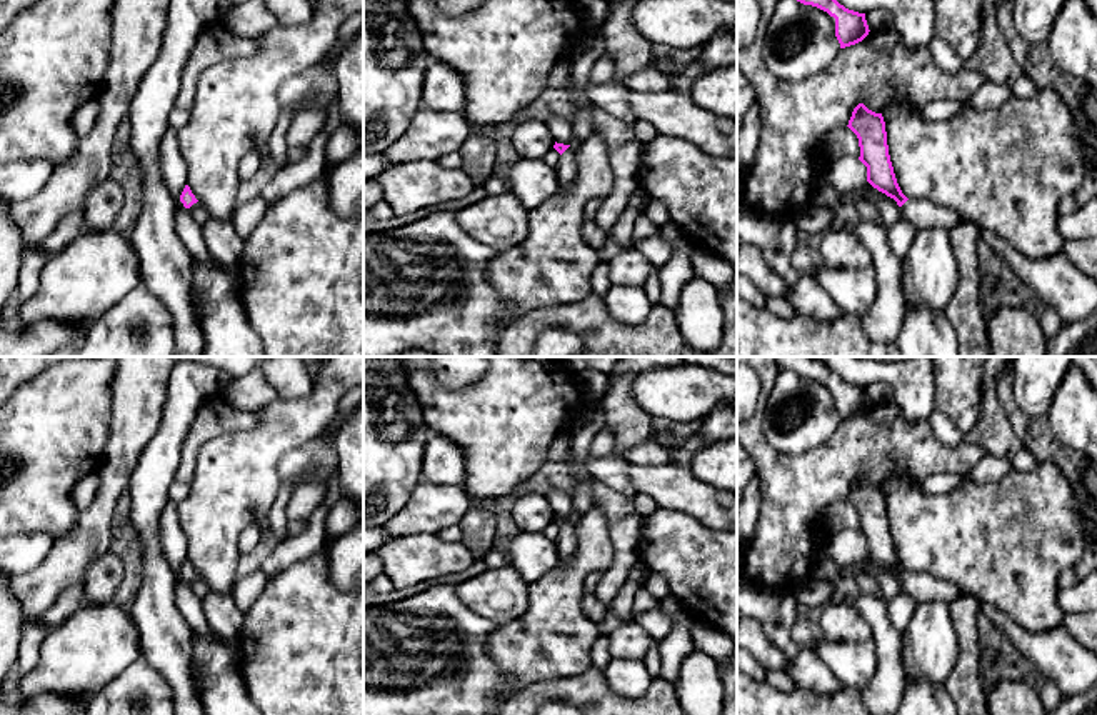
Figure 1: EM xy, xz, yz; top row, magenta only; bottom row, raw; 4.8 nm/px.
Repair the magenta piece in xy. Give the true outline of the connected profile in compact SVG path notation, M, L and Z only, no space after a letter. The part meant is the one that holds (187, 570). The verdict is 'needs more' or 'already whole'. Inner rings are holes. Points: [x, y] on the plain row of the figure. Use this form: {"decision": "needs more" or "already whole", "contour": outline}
{"decision": "needs more", "contour": "M185 558L185 562L183 562L183 565L180 568L180 575L190 585L192 592L198 598L203 598L210 592L207 583L203 582L203 578L198 577L198 573L195 572L195 568L192 567L188 558Z"}

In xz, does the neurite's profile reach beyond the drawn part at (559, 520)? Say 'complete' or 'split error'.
split error

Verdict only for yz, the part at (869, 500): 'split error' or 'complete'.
split error

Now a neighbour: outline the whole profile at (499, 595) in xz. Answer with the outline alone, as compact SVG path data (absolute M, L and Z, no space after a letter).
M510 565L487 568L455 588L472 612L497 625L523 615L530 605L530 585Z

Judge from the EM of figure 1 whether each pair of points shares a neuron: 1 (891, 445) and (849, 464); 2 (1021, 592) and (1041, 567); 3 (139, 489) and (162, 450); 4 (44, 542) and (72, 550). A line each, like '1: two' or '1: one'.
1: one
2: one
3: one
4: two

